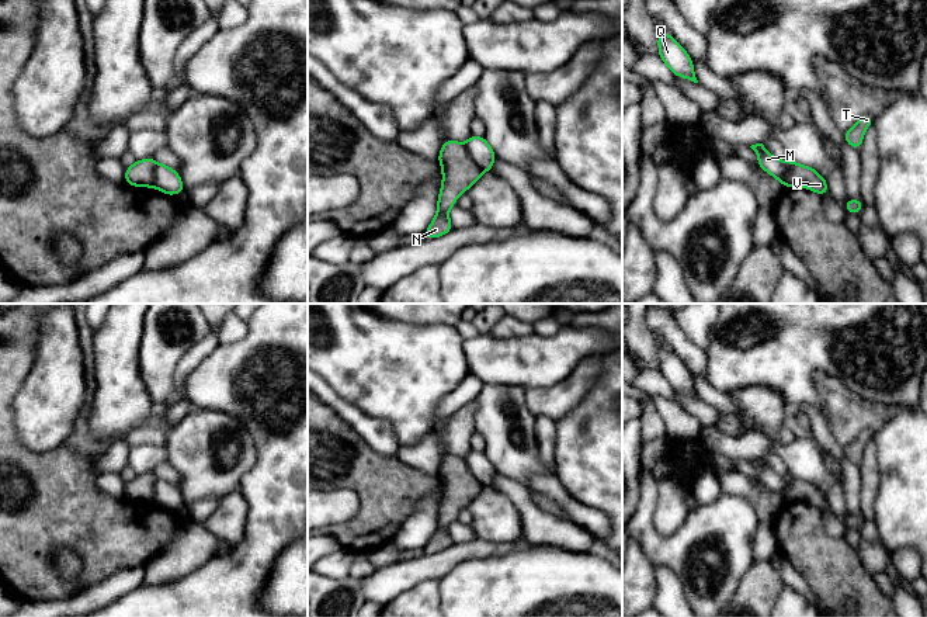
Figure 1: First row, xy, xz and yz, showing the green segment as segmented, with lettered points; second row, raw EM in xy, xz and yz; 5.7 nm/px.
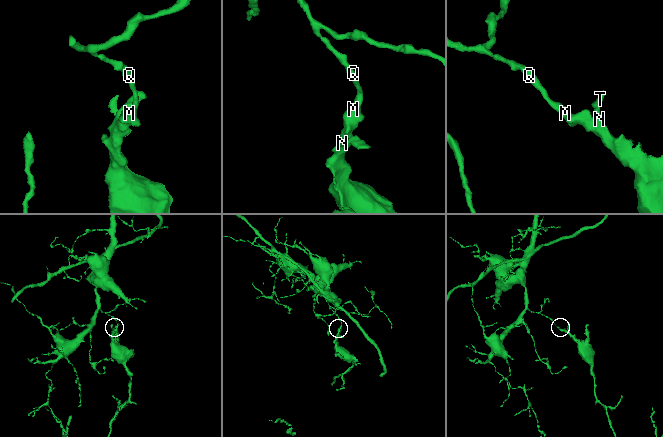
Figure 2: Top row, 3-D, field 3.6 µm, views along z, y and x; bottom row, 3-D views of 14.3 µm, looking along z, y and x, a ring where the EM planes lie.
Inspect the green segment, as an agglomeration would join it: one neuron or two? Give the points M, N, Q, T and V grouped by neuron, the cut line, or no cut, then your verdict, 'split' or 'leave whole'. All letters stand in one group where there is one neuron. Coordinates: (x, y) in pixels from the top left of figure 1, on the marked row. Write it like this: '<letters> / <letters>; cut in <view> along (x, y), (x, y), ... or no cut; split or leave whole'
M Q / N T V; cut in xz along (464, 145), (469, 158), (482, 170); split

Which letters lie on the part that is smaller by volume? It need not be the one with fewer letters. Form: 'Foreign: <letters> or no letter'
Foreign: N, T, V

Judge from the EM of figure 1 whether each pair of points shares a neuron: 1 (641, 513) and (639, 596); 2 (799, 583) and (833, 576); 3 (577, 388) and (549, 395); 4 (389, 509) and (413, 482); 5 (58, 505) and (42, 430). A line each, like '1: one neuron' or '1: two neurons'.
1: two neurons
2: two neurons
3: one neuron
4: one neuron
5: two neurons

